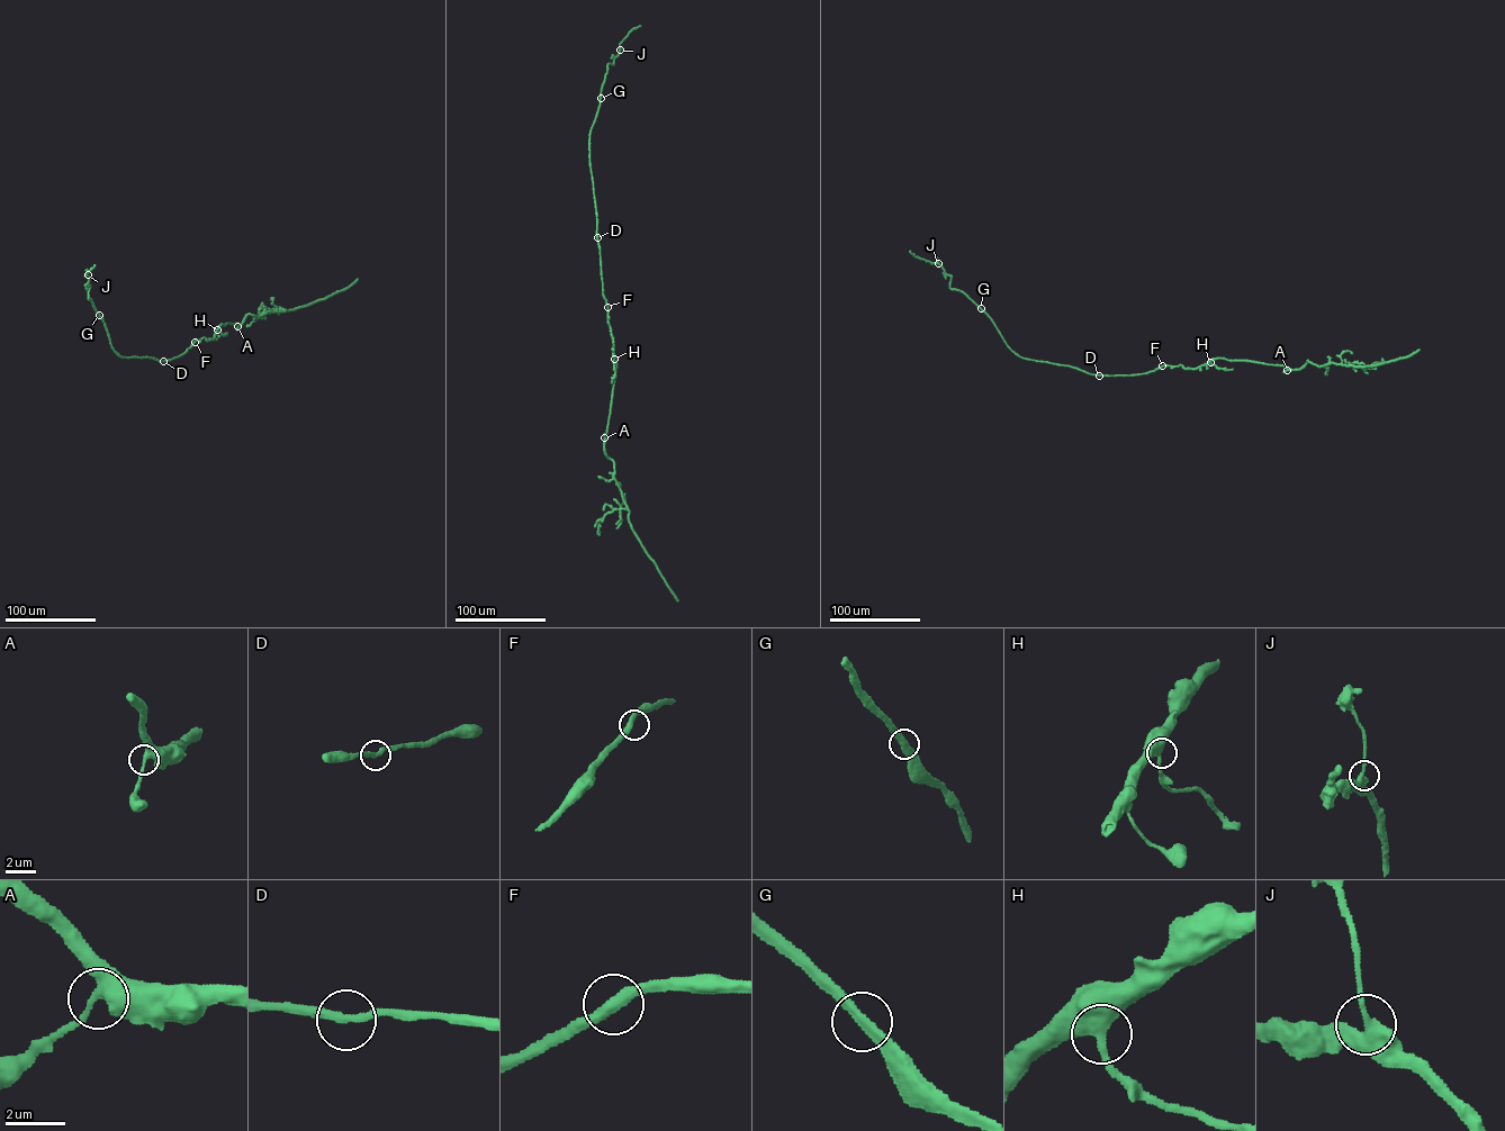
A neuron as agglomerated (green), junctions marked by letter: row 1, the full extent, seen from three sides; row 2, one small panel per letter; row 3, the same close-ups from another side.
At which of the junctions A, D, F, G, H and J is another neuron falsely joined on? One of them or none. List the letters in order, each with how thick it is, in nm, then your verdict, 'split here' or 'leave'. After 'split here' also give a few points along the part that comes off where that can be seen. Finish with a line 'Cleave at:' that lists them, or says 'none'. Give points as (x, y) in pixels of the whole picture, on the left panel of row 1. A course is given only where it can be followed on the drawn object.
A: 360 nm | leave
D: 240 nm | leave
F: 360 nm | leave
G: 360 nm | leave
H: 500 nm | leave
J: 400 nm | leave
Cleave at: none

